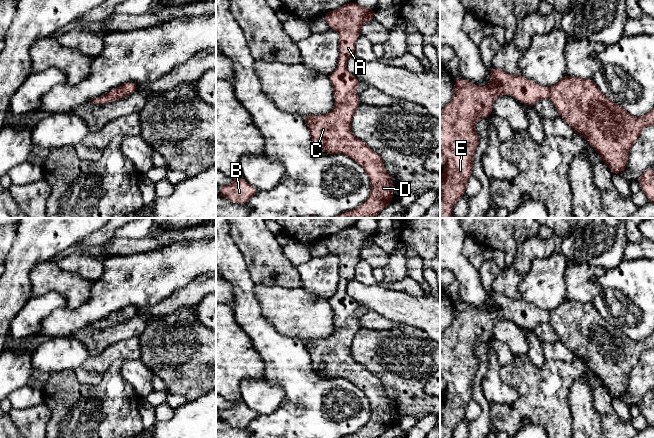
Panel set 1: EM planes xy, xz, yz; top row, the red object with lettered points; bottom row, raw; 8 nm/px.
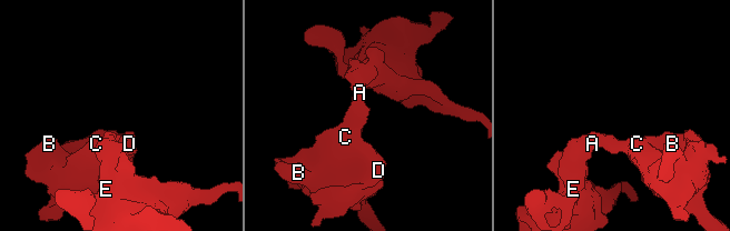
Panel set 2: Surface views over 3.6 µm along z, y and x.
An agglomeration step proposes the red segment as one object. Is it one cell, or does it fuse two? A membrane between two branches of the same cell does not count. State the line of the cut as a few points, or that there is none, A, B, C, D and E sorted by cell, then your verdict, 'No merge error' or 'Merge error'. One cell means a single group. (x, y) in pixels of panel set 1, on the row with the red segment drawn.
No split. Groups: A B C D E. No merge error

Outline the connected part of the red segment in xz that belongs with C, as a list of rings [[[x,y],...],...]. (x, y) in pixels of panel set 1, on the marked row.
[[[351,2],[324,15],[329,28],[336,30],[339,35],[338,65],[335,71],[329,75],[334,90],[334,100],[337,105],[325,115],[304,115],[304,121],[310,131],[311,141],[314,146],[324,153],[344,154],[356,161],[365,170],[371,185],[370,195],[364,203],[333,218],[375,218],[393,201],[393,182],[384,167],[381,156],[351,132],[352,117],[360,106],[359,97],[355,92],[361,82],[348,71],[347,60],[355,54],[356,40],[362,35],[361,26],[374,20],[375,13],[376,9],[364,8]]]

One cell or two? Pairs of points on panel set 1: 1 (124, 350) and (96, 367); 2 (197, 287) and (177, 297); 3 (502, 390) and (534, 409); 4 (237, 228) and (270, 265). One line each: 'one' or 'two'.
1: one
2: one
3: two
4: one

